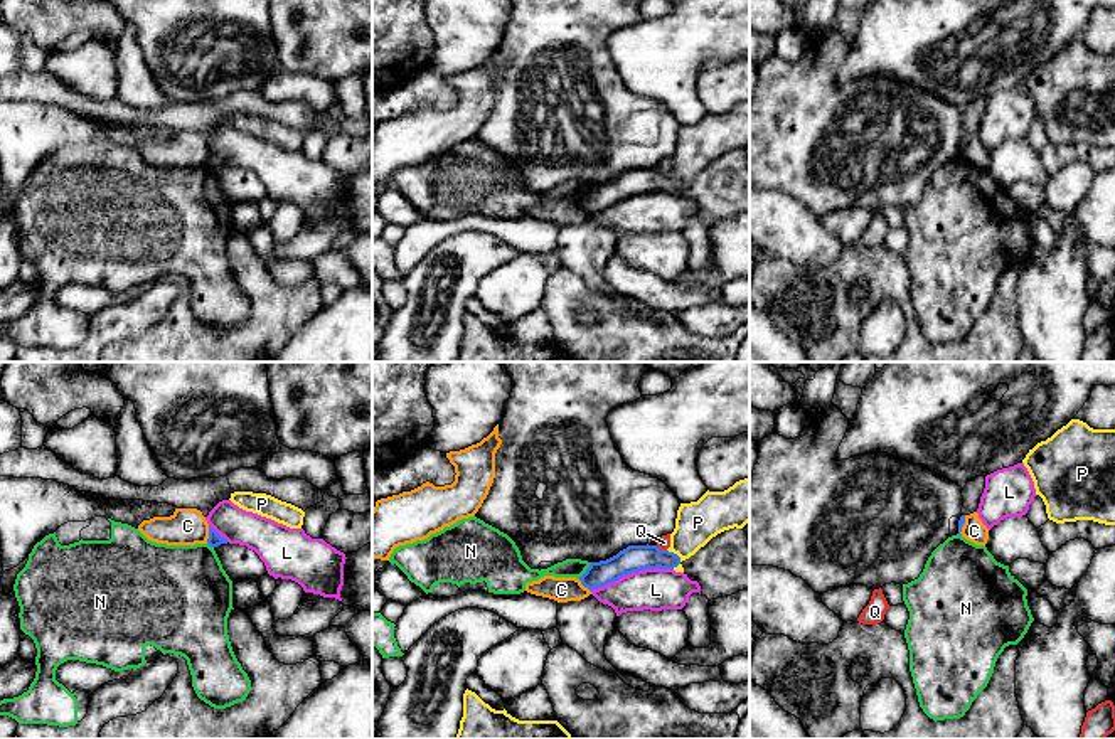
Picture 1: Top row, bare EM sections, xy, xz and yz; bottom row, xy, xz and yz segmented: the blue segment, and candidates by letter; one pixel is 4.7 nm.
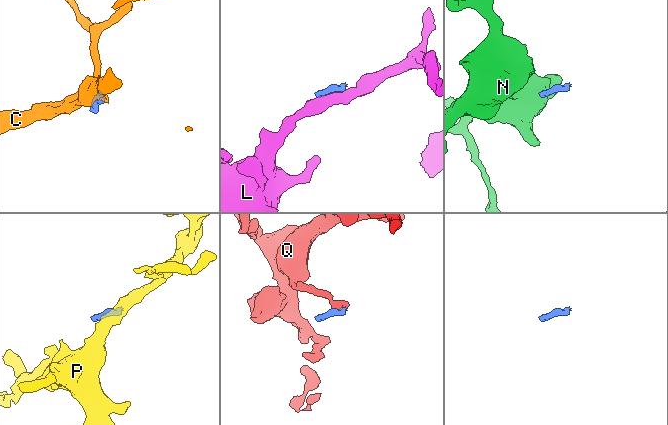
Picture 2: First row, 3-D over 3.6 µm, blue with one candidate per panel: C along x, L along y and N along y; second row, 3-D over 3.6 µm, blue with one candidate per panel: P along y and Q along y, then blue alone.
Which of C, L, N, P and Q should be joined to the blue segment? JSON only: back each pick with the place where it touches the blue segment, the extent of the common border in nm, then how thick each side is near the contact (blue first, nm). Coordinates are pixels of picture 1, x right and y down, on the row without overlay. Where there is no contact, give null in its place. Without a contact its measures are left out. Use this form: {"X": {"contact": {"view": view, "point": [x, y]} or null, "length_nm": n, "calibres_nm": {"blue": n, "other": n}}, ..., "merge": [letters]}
{"merge": []}

